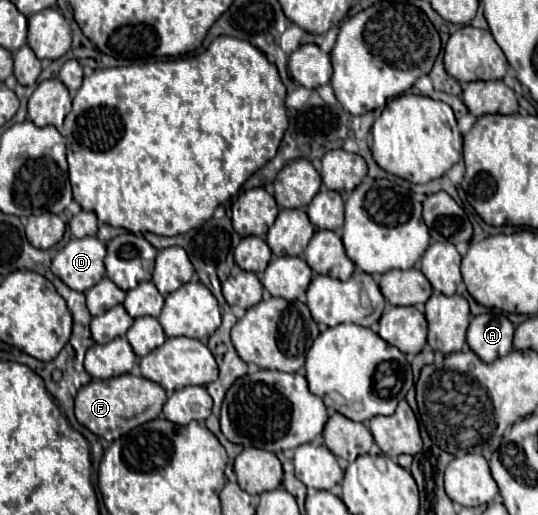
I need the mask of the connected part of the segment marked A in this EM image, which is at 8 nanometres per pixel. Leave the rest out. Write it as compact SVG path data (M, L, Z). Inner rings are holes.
M479 314L467 328L467 344L483 362L493 362L513 350L513 332L505 314Z

